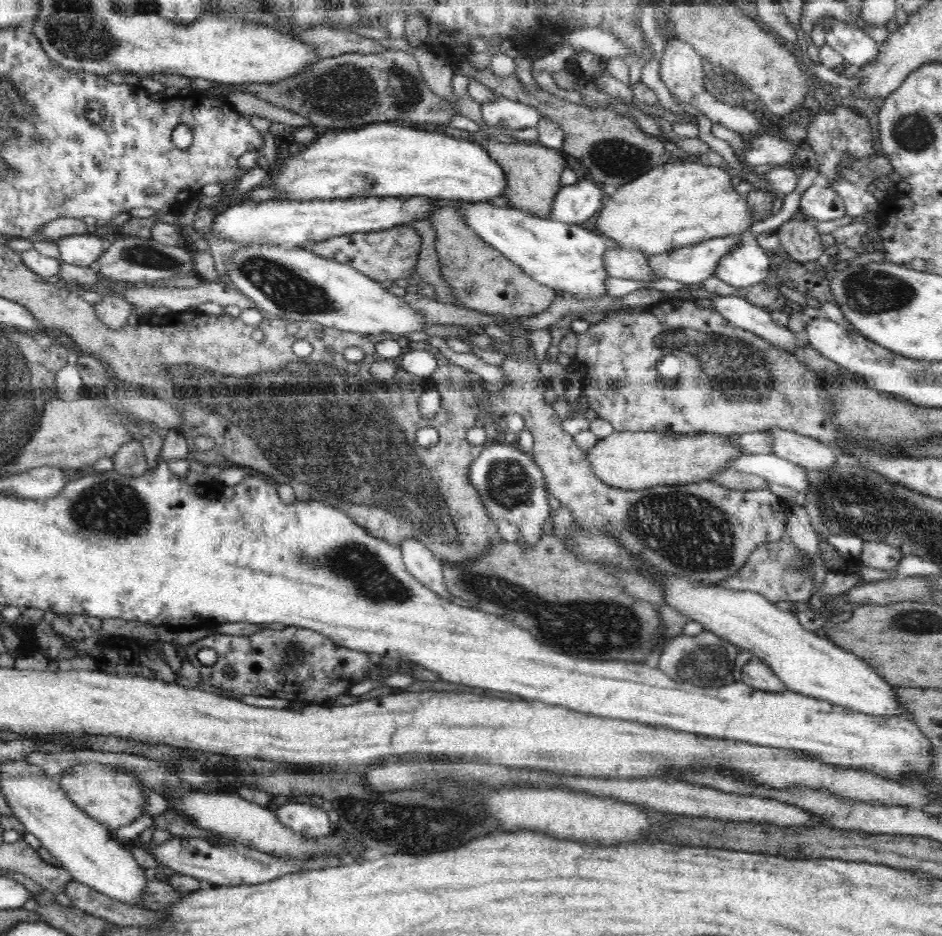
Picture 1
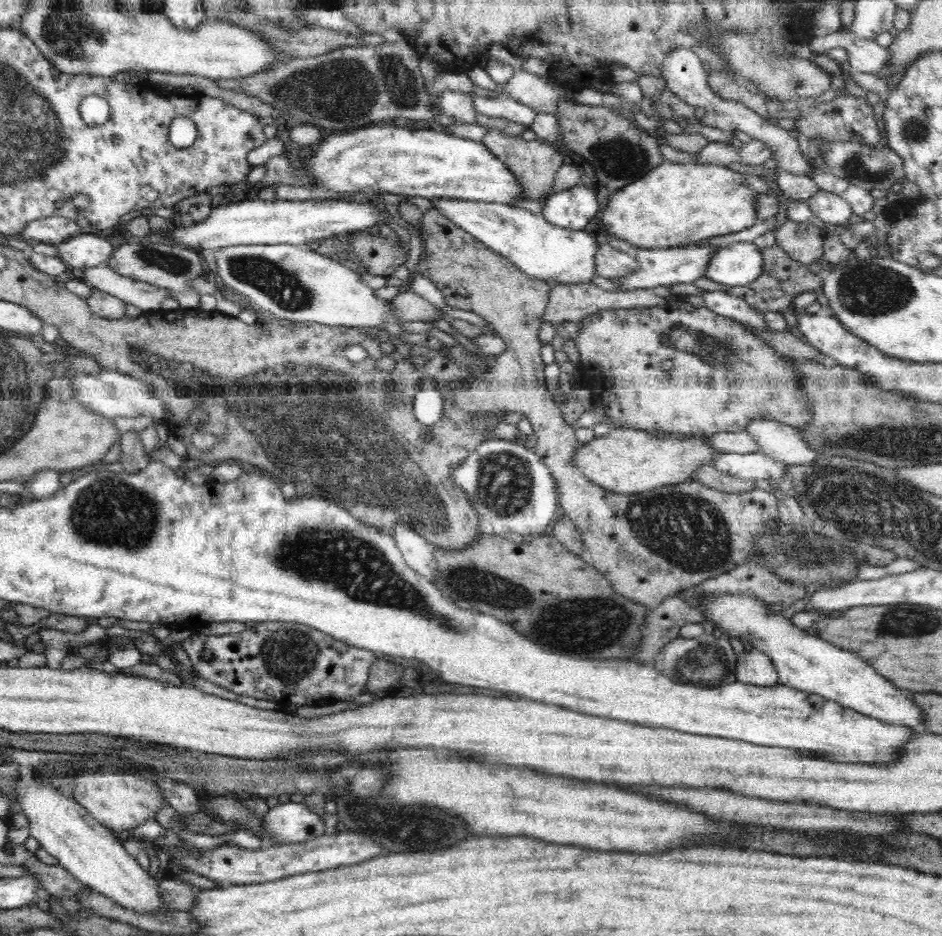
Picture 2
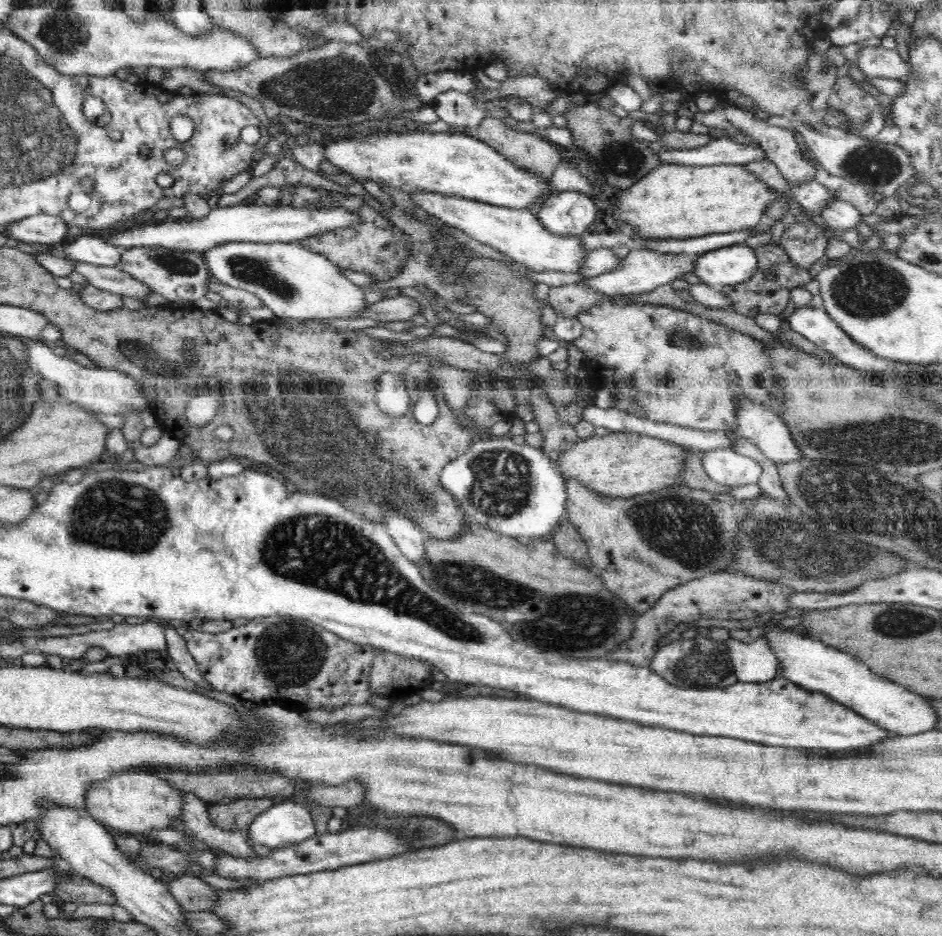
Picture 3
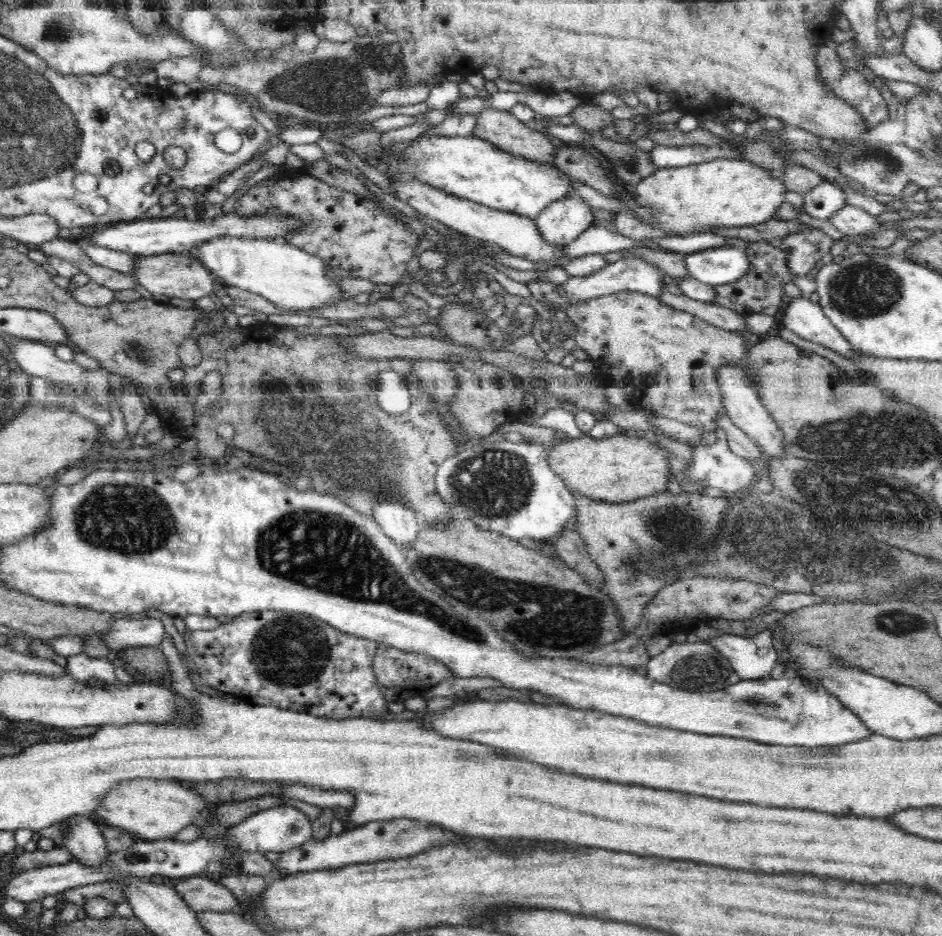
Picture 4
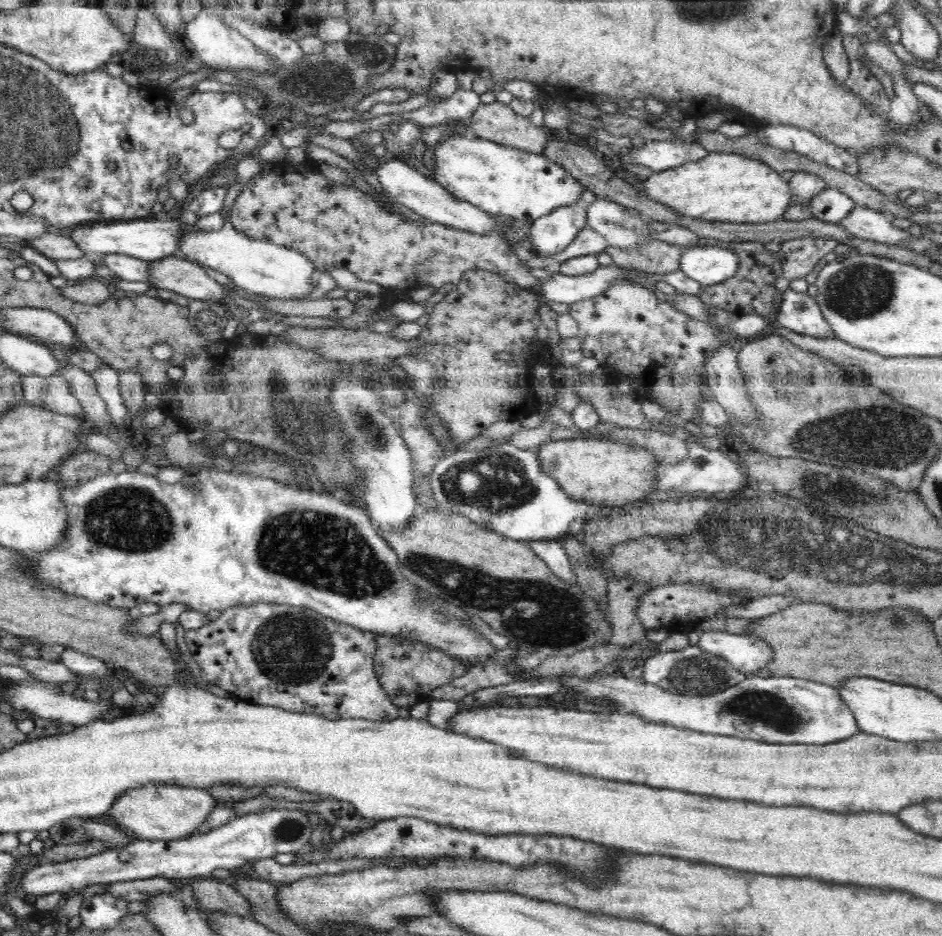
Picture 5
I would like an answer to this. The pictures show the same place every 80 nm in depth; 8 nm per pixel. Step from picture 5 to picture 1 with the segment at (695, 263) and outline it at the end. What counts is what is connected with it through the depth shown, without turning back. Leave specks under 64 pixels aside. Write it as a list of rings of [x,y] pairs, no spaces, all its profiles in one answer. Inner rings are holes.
[[[748,237],[743,238],[736,245],[736,249],[730,254],[726,254],[726,258],[720,260],[715,277],[735,287],[749,287],[756,283],[762,283],[769,275],[771,275],[769,252],[758,244],[757,238]]]

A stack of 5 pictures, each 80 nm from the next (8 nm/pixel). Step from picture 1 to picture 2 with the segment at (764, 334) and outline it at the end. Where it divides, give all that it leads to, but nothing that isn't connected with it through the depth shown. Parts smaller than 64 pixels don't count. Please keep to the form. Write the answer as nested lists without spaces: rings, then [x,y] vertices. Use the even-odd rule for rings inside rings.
[[[702,291],[702,300],[706,309],[714,311],[728,319],[744,324],[748,329],[756,328],[757,330],[770,331],[764,322],[764,313],[754,310],[747,305],[745,300],[738,298],[727,292]]]

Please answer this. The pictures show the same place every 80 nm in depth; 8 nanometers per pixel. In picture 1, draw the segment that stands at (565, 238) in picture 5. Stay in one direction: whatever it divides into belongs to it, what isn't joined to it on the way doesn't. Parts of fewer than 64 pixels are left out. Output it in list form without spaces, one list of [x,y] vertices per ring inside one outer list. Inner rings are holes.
[[[586,179],[563,186],[554,198],[549,218],[562,223],[582,225],[596,217],[610,191],[601,183]]]

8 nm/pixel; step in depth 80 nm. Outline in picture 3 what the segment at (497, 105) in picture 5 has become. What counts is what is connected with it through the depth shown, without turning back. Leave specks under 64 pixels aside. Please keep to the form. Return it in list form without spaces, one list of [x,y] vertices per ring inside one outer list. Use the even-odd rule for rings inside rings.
[[[494,114],[485,115],[485,119],[478,126],[474,136],[482,142],[488,143],[488,146],[503,154],[508,161],[512,161],[520,169],[532,171],[544,179],[550,179],[556,167],[563,160],[552,141],[540,136],[537,132],[528,133],[514,130],[500,119],[496,119]]]

